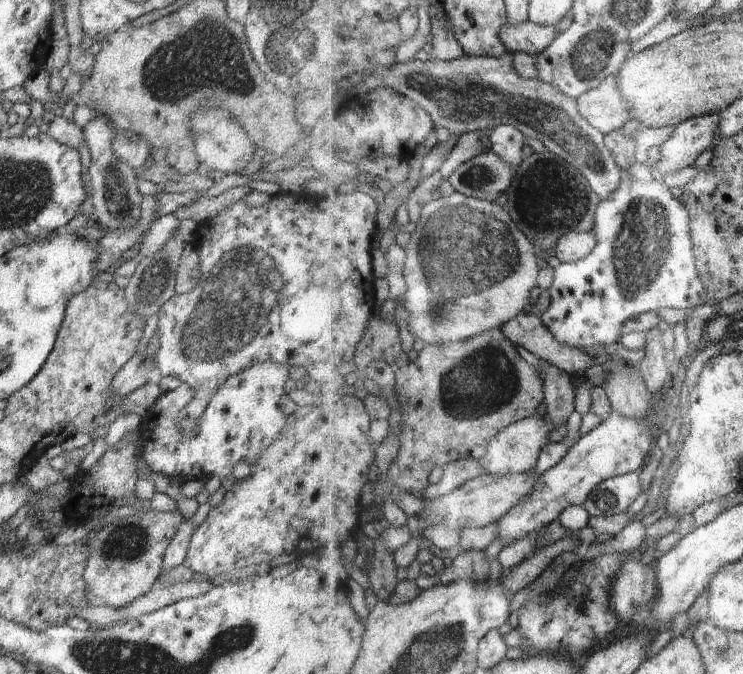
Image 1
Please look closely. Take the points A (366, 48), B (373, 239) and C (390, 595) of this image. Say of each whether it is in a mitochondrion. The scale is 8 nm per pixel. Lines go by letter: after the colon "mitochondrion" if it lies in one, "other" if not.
A: other
B: other
C: other

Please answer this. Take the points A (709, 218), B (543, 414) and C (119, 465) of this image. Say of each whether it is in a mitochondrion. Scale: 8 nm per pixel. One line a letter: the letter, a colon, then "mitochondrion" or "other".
A: other
B: other
C: other

